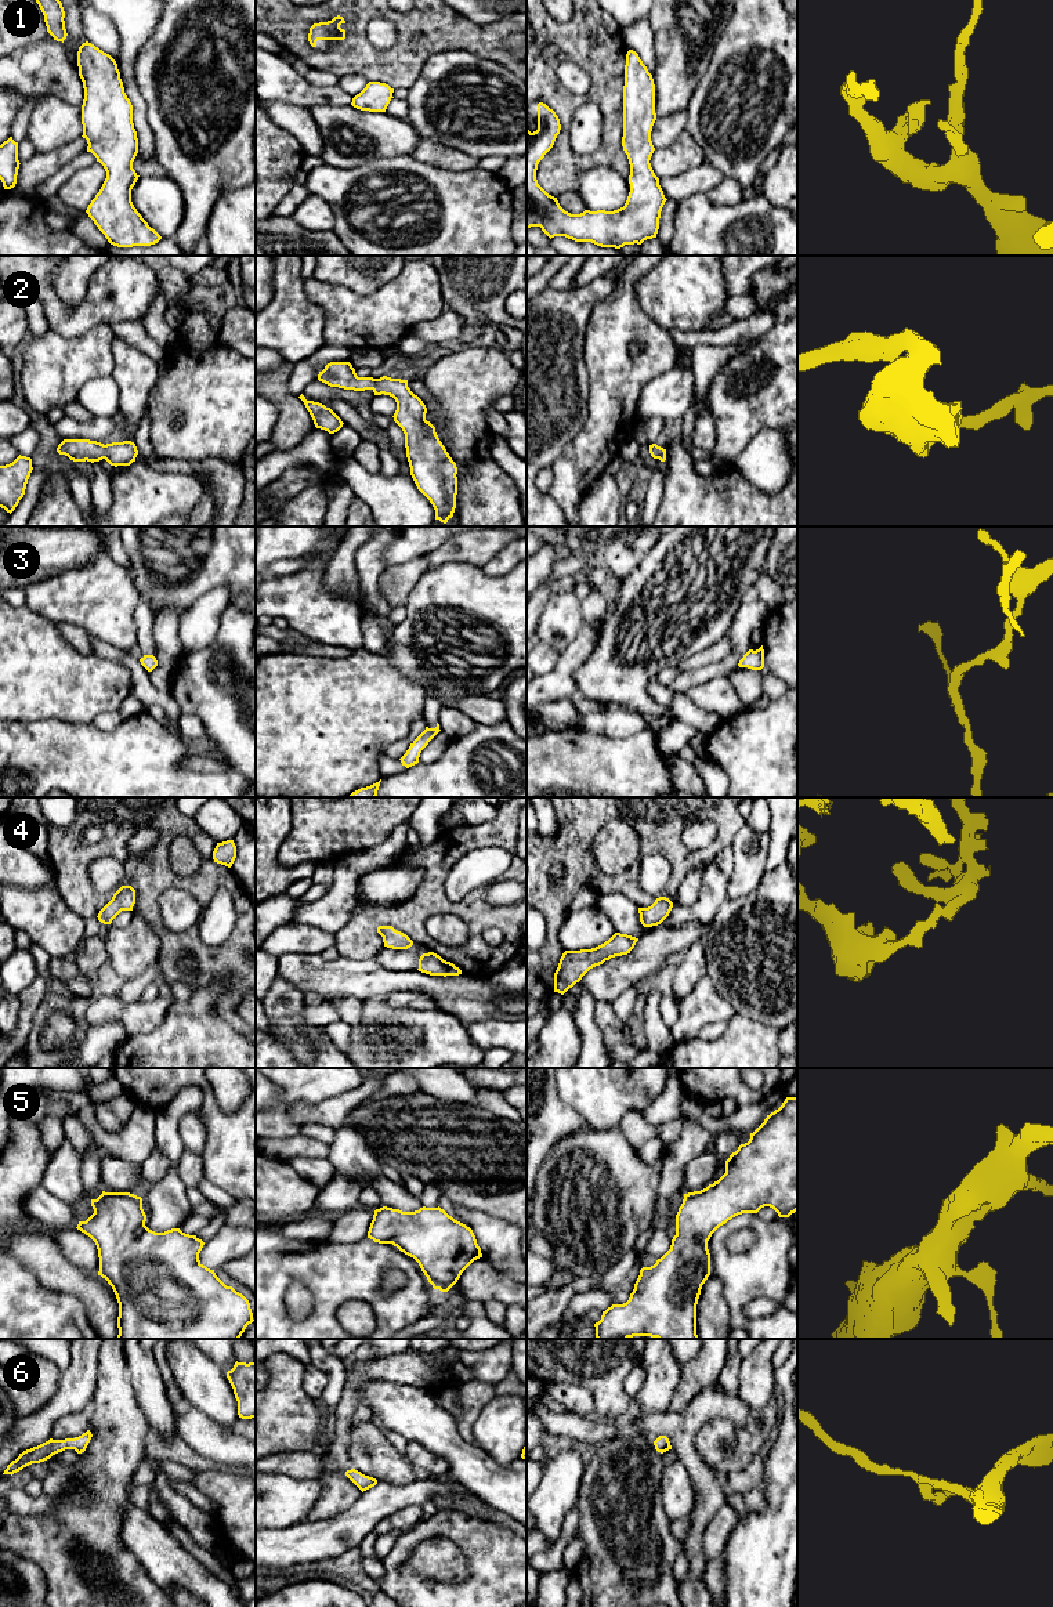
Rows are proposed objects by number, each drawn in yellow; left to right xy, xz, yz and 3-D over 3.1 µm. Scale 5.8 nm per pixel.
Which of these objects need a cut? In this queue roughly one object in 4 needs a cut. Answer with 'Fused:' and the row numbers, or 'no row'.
Fused: no row

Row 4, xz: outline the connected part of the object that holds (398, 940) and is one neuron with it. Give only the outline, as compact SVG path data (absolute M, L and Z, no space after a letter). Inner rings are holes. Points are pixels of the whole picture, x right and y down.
M379 926L377 933L383 937L387 948L408 949L413 945L413 941L406 934L397 931L392 926Z

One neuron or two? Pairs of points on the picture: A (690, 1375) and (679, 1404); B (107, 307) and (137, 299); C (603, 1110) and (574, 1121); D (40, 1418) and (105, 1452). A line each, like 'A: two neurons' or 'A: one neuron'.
A: one neuron
B: one neuron
C: two neurons
D: two neurons

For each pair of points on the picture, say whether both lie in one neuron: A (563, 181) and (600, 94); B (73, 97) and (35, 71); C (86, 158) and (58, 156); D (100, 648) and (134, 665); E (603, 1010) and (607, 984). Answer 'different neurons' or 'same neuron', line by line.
A: same neuron
B: same neuron
C: different neurons
D: same neuron
E: different neurons

